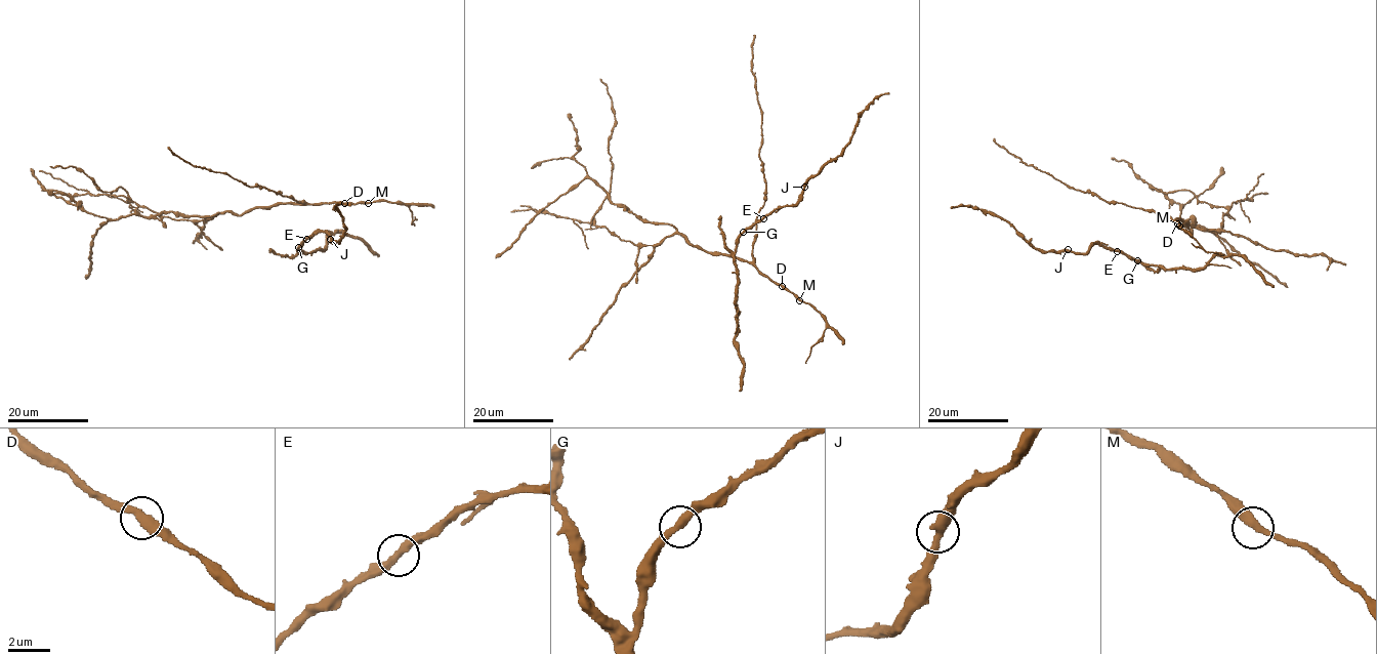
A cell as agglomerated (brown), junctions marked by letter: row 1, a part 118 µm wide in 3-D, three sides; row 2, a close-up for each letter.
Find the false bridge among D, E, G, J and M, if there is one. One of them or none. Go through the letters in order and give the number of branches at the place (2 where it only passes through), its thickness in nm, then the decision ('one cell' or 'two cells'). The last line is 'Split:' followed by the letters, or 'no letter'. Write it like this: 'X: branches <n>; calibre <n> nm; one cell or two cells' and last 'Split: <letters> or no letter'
D: branches 2; calibre 400 nm; one cell
E: branches 2; calibre 400 nm; one cell
G: branches 2; calibre 360 nm; one cell
J: branches 2; calibre 400 nm; one cell
M: branches 2; calibre 400 nm; one cell
Split: no letter

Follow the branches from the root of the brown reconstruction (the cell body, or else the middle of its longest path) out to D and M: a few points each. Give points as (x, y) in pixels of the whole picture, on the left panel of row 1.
D: (287, 203), (344, 203)
M: (287, 203), (368, 203)

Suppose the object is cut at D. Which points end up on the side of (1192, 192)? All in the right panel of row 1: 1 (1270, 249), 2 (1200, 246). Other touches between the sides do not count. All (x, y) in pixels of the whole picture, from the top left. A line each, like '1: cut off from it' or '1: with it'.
1: with it
2: cut off from it

